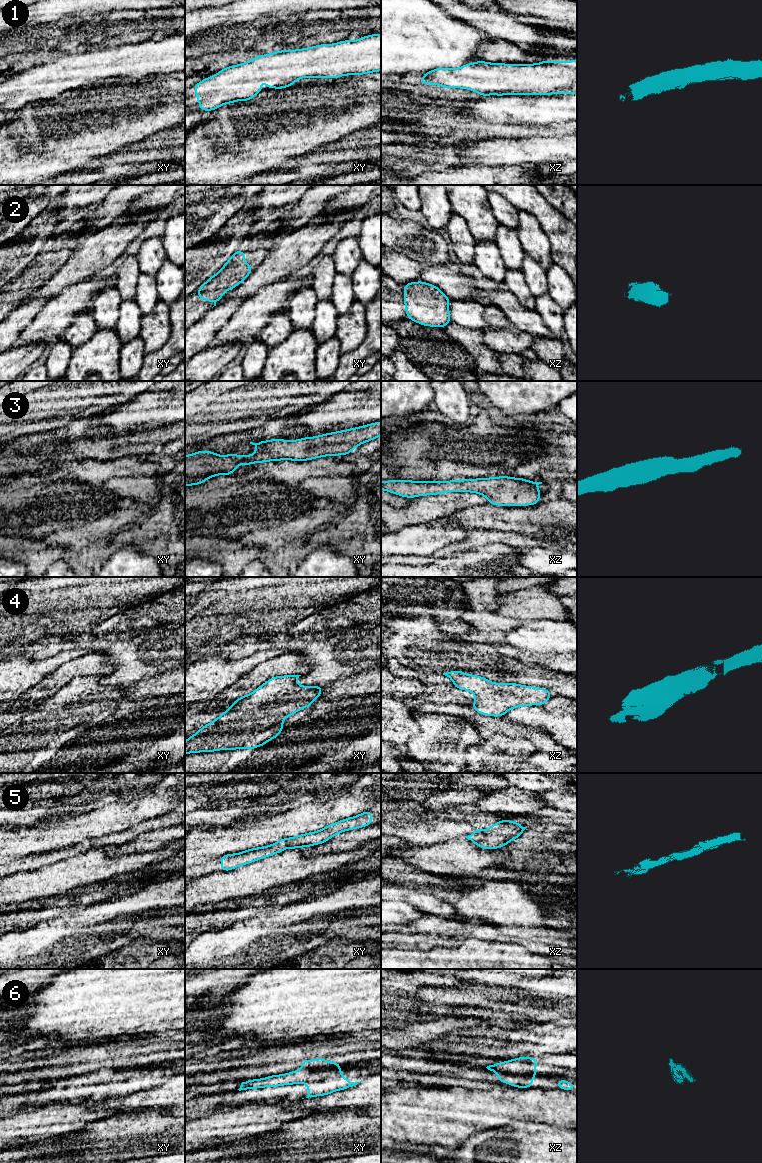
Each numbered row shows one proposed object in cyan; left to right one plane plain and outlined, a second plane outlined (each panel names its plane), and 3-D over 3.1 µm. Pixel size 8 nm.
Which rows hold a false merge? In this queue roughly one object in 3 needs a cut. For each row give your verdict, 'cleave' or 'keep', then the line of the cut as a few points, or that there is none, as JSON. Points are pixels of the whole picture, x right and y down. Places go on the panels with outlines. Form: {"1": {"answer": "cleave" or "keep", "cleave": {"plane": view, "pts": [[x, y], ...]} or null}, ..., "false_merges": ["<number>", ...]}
{"1": {"answer": "keep", "cleave": null}, "2": {"answer": "keep", "cleave": null}, "3": {"answer": "keep", "cleave": null}, "4": {"answer": "keep", "cleave": null}, "5": {"answer": "keep", "cleave": null}, "6": {"answer": "cleave", "cleave": {"plane": "xy", "pts": [[338, 1065], [303, 1069]]}}, "false_merges": ["6"]}

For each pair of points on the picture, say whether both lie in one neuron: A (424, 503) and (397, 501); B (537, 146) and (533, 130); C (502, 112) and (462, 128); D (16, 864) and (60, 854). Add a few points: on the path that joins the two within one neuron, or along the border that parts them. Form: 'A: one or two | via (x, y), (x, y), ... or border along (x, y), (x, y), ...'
A: two | border along (412, 498), (402, 506), (393, 507), (391, 505)
B: two | border along (559, 136), (512, 138)
C: two | border along (457, 116), (463, 119), (484, 120), (489, 123)
D: one | via (27, 863), (49, 857)

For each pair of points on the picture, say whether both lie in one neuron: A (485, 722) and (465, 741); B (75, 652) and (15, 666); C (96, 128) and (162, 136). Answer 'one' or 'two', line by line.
A: two
B: one
C: two

